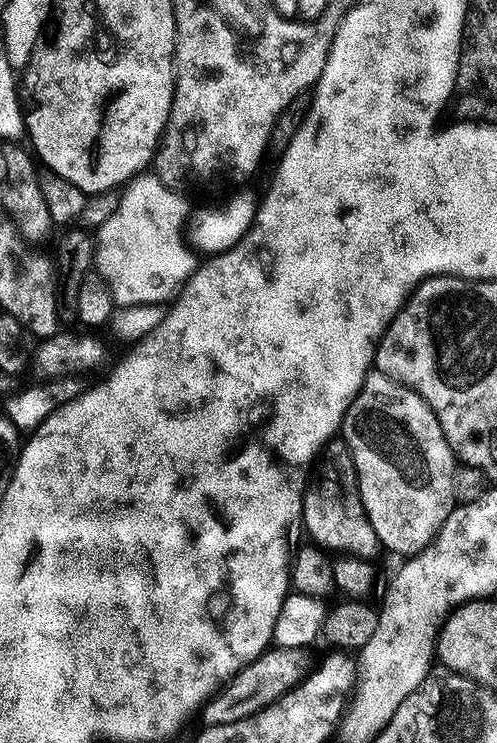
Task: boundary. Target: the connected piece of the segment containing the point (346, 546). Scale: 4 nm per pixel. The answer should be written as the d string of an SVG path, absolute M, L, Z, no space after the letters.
M343 438L328 441L311 473L308 487L304 490L302 528L312 535L313 545L329 553L357 560L372 560L381 555L380 539L378 534L374 534L374 526L370 526L370 518L362 506L354 458Z

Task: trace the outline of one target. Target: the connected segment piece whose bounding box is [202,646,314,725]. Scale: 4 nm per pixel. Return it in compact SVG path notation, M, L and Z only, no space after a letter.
M269 647L257 660L250 662L238 675L233 676L202 709L203 723L225 724L238 722L247 716L253 716L278 698L282 698L294 686L298 686L313 671L311 651L308 648Z

